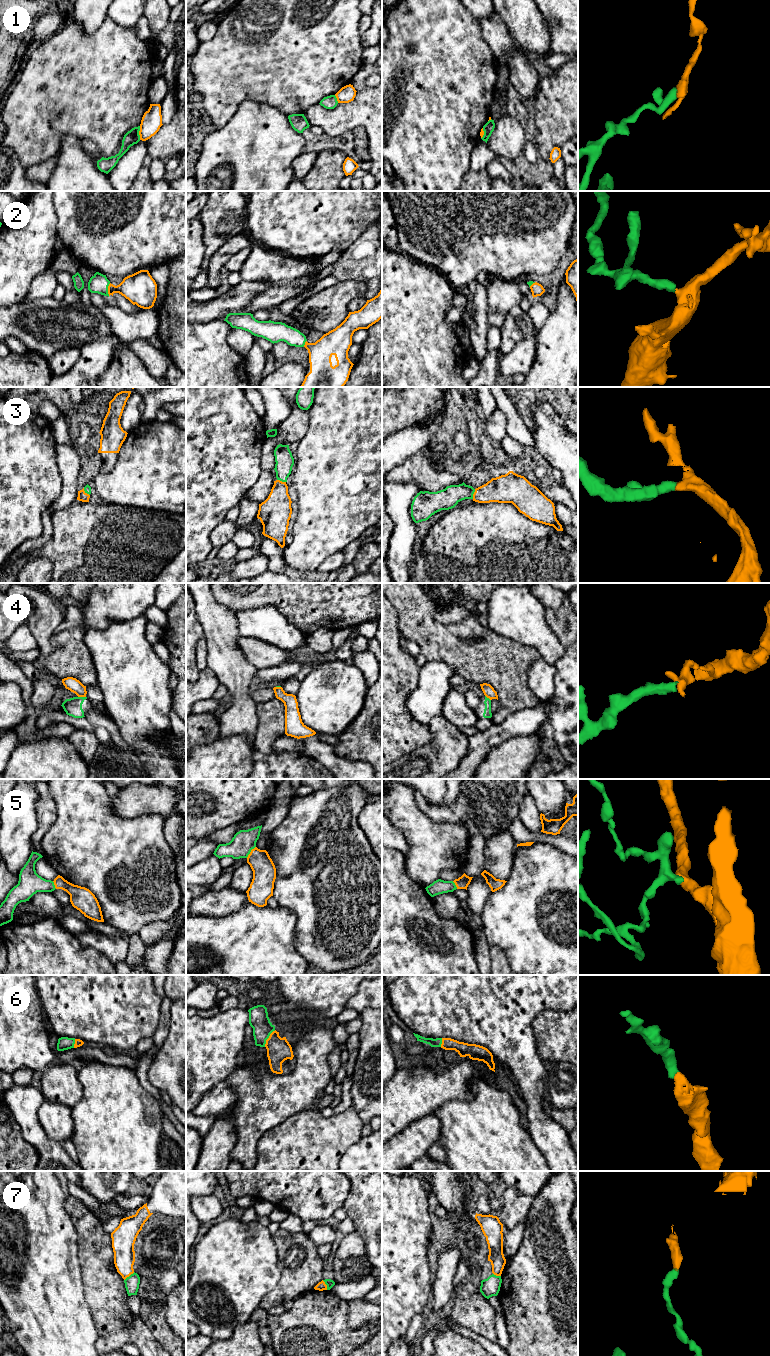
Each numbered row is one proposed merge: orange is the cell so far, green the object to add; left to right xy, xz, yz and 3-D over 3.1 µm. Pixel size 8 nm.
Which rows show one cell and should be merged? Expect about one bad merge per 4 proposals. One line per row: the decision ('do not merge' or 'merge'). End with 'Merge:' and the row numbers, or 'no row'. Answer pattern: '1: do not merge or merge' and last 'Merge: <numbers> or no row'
1: do not merge
2: merge
3: merge
4: do not merge
5: merge
6: merge
7: do not merge
Merge: 2, 3, 5, 6

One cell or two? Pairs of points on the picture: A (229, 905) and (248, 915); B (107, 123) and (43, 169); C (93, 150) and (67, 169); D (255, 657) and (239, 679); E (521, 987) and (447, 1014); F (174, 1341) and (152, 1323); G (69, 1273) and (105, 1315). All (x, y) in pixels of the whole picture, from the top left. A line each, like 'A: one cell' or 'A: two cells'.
A: two cells
B: two cells
C: two cells
D: two cells
E: one cell
F: one cell
G: two cells

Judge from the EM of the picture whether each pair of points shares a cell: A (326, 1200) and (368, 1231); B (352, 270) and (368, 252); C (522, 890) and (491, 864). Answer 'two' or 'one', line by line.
A: two
B: one
C: two

